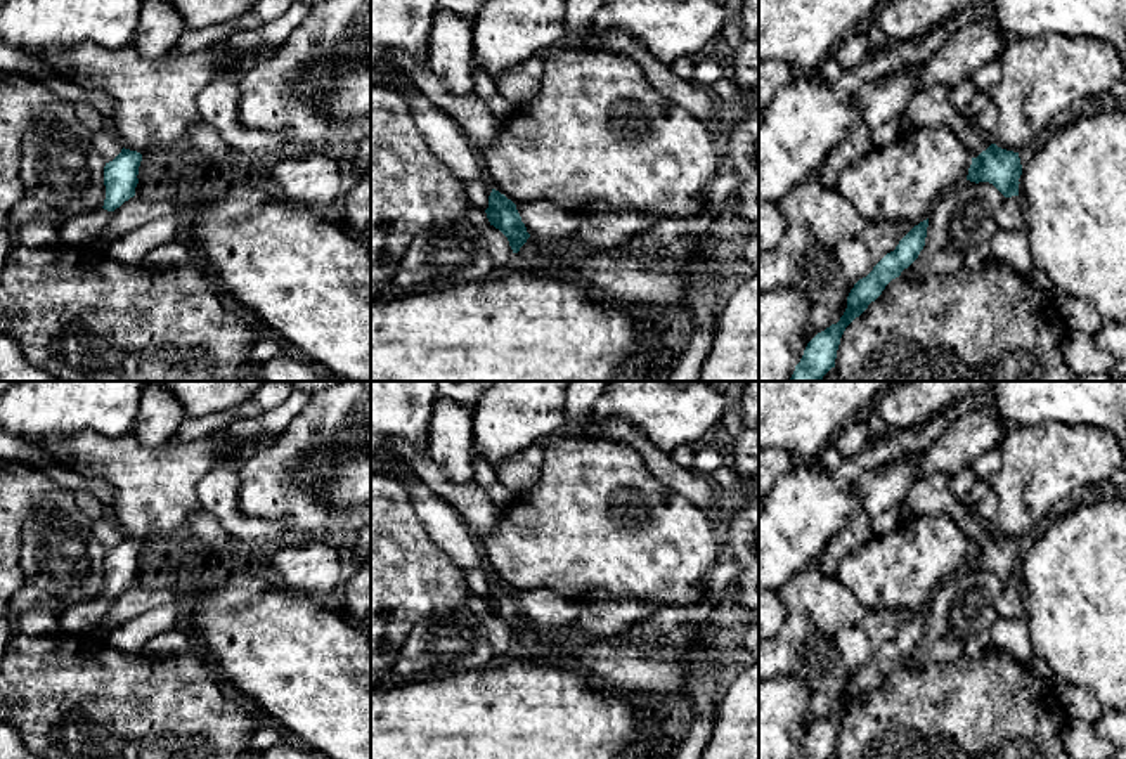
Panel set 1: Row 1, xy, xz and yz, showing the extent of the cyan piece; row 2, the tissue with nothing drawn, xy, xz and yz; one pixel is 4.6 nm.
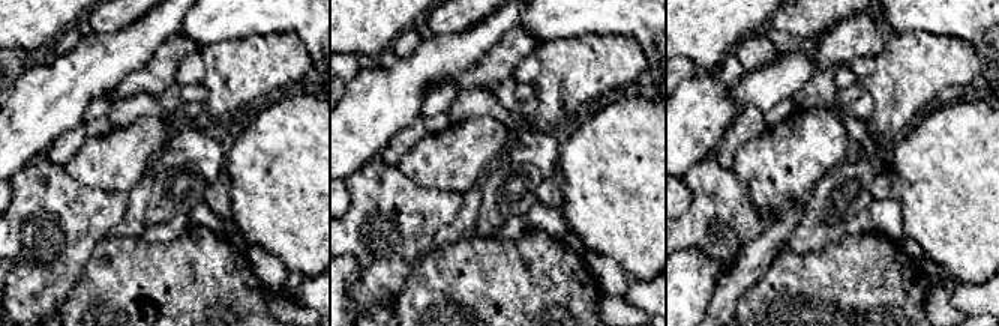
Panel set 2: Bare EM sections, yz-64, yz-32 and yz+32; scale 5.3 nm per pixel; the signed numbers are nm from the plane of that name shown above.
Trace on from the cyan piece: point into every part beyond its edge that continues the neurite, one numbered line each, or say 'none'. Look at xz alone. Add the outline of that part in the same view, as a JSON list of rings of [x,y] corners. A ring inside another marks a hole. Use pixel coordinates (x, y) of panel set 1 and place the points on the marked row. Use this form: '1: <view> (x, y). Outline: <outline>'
1: xz (655, 288). Outline: [[[530,236],[518,251],[539,272],[570,277],[603,302],[637,310],[643,317],[672,317],[686,314],[683,269],[686,255],[670,248],[650,260],[631,262],[615,251],[580,253],[582,265],[565,269],[565,255],[535,244]]]

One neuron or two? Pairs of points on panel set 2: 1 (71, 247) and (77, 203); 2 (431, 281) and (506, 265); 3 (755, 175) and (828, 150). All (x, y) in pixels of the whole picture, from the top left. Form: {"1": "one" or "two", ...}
{"1": "one", "2": "one", "3": "one"}

